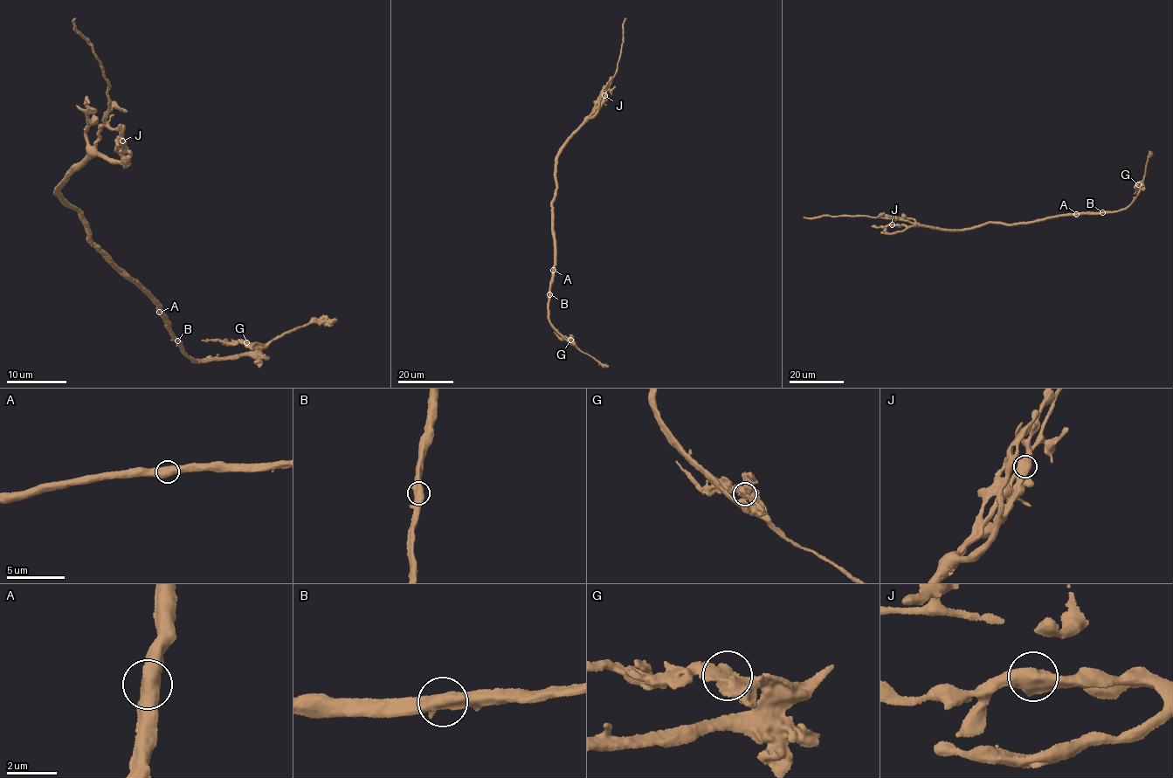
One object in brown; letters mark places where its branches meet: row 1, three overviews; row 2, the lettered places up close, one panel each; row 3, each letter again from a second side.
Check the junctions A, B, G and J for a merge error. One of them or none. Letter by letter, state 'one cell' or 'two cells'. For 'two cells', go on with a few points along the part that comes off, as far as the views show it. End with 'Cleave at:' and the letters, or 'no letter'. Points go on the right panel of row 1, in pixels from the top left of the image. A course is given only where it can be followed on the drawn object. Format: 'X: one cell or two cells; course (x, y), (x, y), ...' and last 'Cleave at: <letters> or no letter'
A: one cell
B: one cell
G: one cell
J: one cell
Cleave at: no letter

